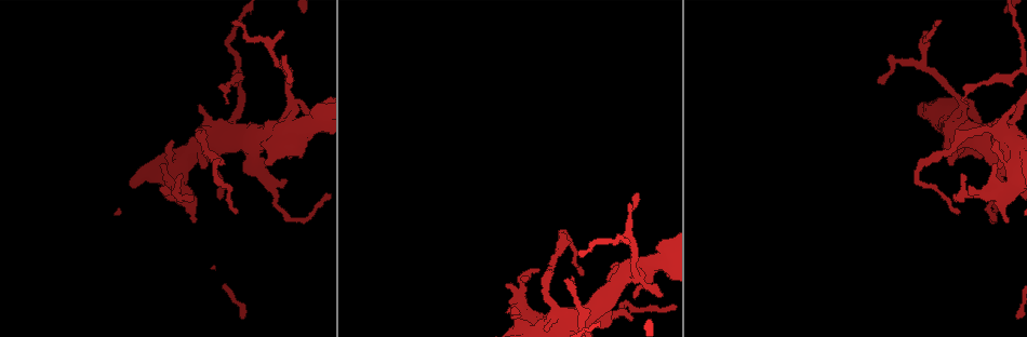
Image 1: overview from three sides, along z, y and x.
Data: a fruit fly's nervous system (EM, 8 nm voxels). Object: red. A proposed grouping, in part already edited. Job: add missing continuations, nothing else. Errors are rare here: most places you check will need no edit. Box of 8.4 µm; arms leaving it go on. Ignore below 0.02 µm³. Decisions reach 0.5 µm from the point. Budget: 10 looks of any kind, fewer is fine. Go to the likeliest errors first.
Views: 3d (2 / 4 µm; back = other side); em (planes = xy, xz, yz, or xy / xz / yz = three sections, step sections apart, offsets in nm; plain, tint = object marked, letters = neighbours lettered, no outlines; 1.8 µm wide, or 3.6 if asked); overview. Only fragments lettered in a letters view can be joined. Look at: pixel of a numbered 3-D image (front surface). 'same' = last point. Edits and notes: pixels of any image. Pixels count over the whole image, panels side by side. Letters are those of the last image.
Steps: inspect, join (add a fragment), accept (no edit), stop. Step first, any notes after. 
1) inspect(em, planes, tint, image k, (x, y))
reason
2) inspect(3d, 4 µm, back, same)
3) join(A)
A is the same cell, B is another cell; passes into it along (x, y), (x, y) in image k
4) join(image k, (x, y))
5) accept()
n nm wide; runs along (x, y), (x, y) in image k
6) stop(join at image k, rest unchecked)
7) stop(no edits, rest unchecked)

inspect(em, planes, letters, image 1, (571, 278))
branch stops here

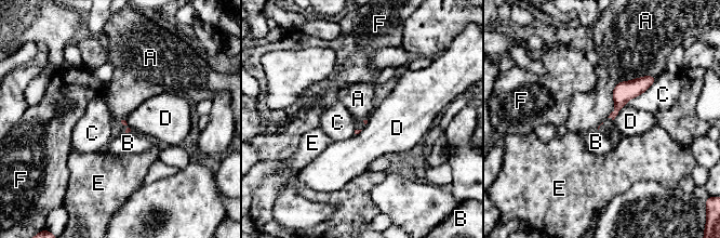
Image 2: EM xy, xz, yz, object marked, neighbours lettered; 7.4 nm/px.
accept()
A touches over 480 nm; A, B, C, D, E and F are other cells; border along (656, 76), (620, 81), (607, 117) in image 2; none of them fits

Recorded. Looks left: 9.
inspect(em, planes, letters, image 1, (267, 181))
calibre changes

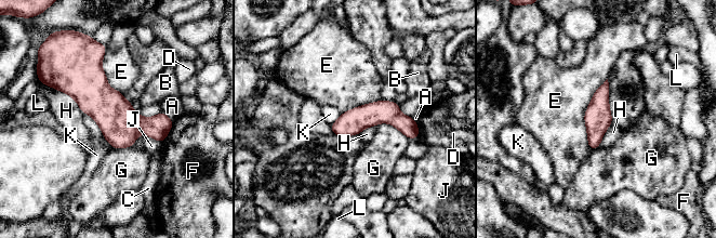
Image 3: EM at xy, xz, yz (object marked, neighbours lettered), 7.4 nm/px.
accept()
A, B, C, D, E, F, G, H, J, K and L are other cells; border along (607, 78), (584, 115), (589, 149) in image 3; none of them fits

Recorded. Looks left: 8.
inspect(em, planes, tint, image 1, (537, 269))
free end

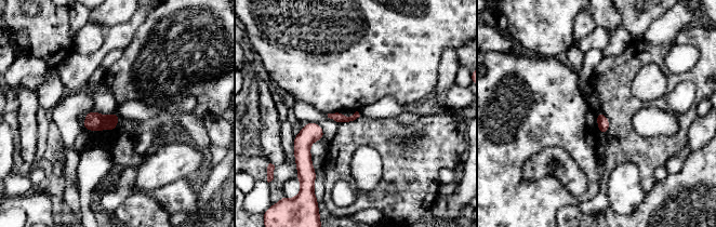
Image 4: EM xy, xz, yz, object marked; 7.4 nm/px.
inspect(em, planes, letters, same)

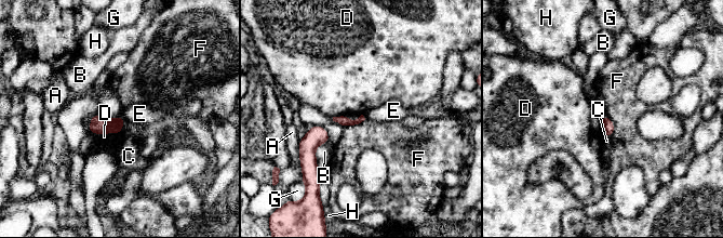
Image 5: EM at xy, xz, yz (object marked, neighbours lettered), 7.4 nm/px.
accept()
A, B, C, D, E, F, G and H are other cells; border along (606, 115), (613, 123), (612, 137) in image 5; no lettered fragment goes on from it

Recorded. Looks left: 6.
inspect(em, planes, tint, image 1, (626, 243))
branch stops here

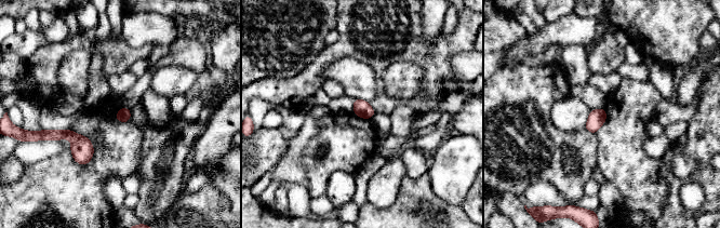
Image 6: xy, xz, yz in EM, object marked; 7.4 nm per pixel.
inspect(em, planes, letters, same)
what lies round it

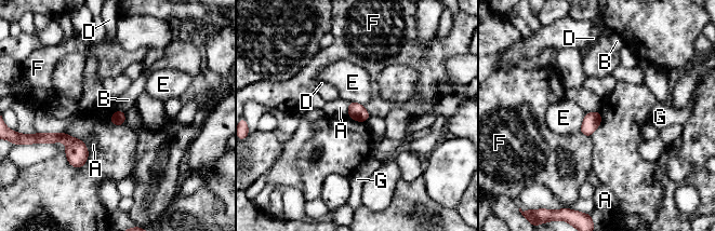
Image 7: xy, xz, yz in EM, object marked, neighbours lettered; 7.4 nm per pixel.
accept()
E touches over 140 nm; A, B, D, E, F and G are other cells; no lettered fragment goes on from it

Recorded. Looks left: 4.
stop(no edits, rest unchecked)

